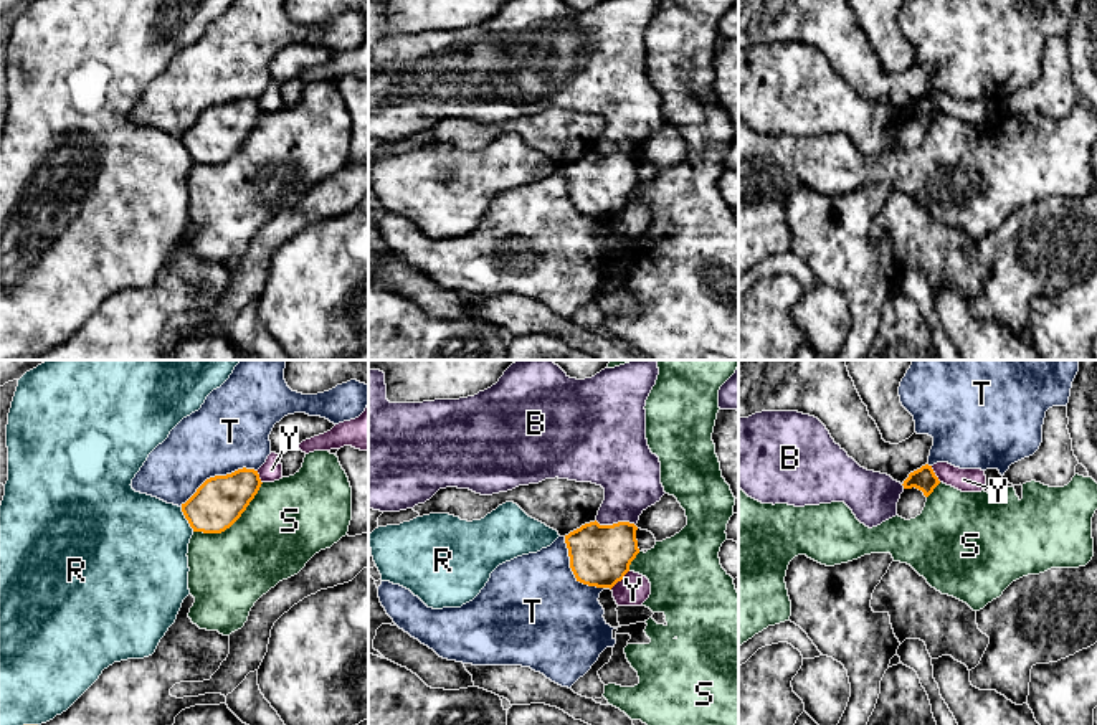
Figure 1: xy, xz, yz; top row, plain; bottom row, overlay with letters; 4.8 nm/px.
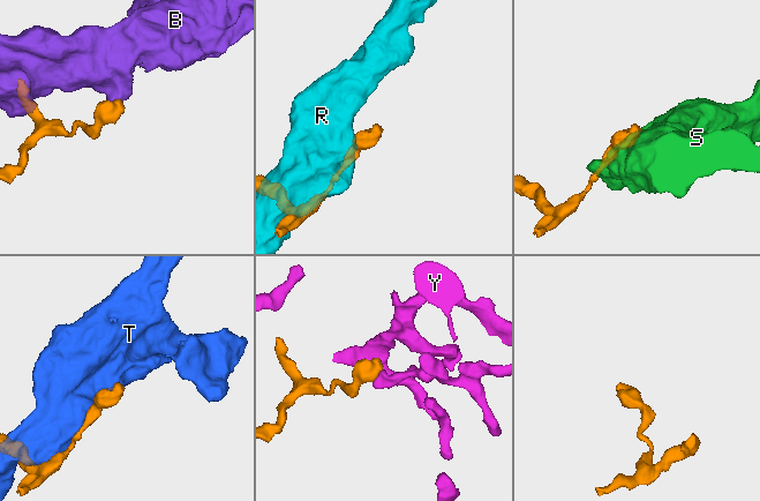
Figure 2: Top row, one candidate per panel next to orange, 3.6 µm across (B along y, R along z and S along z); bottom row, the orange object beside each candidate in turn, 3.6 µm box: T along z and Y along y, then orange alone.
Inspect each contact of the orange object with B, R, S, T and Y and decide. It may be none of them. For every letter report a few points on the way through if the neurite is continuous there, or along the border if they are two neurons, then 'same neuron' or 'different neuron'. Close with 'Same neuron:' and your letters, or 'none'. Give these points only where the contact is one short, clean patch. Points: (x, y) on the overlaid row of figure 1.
B: border xz (595, 521), (600, 524), (631, 522), (635, 525); different neuron
R: different neuron
S: different neuron
T: different neuron
Y: border xz (628, 570), (610, 588); different neuron
Same neuron: none

